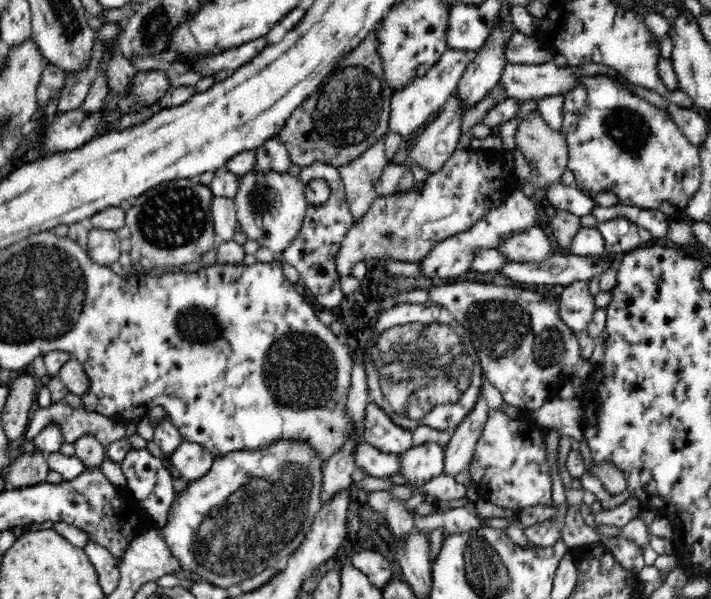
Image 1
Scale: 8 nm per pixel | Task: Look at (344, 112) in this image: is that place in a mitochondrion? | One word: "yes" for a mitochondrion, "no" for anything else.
yes

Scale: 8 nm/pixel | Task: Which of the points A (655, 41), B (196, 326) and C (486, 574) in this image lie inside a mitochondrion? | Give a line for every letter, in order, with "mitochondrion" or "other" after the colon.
A: other
B: mitochondrion
C: mitochondrion

